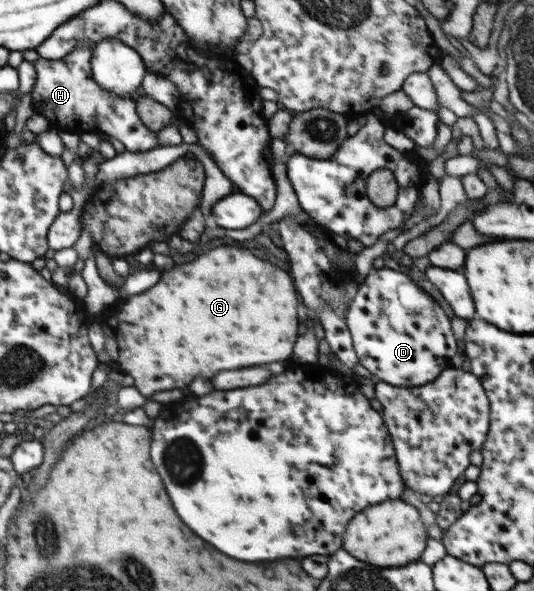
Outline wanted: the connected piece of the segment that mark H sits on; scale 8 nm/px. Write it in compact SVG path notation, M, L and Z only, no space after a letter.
M83 44L77 49L72 50L69 55L63 57L63 60L37 59L33 62L37 71L37 79L31 91L32 105L34 112L44 116L50 123L51 128L68 132L69 134L81 135L84 132L89 134L107 135L117 139L125 145L125 149L131 153L149 152L150 150L160 148L160 141L155 133L145 126L137 114L137 103L135 99L121 98L113 96L107 90L103 90L94 78L93 66L93 46Z

